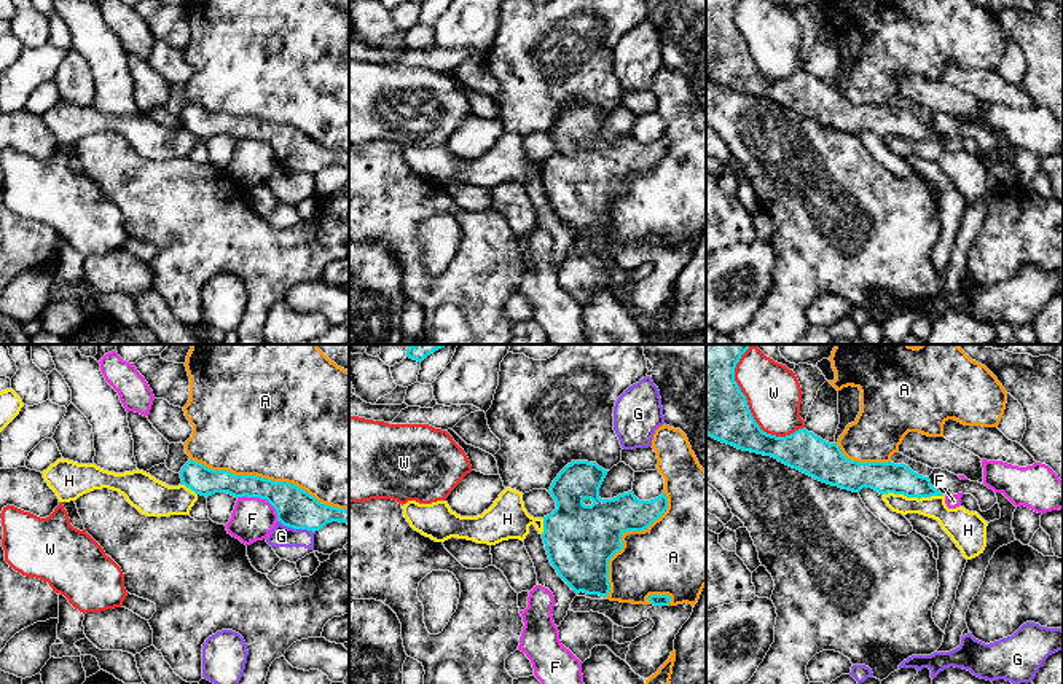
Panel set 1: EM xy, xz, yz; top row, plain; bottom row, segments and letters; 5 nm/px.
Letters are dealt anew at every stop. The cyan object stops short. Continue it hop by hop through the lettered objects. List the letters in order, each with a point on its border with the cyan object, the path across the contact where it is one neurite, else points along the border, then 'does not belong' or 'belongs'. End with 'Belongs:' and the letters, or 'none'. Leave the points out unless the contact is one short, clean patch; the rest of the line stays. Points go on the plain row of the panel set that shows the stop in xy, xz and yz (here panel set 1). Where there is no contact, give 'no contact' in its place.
A: meets cyan in xy at (270, 123); does not belong
F: meets cyan in xy at (262, 141); does not belong
G: meets cyan in xy at (297, 171); does not belong
H: meets cyan in yz at (913, 139); border along yz (883, 136), (902, 136), (918, 141), (944, 137); does not belong
W: meets cyan in yz at (751, 56); does not belong
Belongs: none

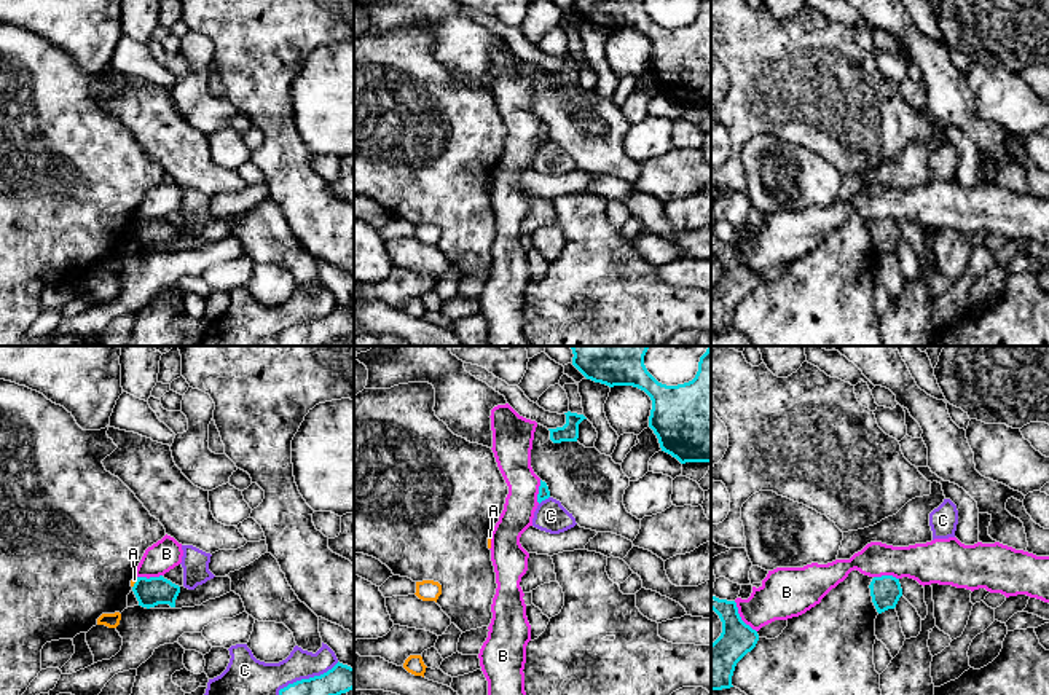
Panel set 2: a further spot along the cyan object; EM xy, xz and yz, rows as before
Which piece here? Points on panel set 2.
A: meets cyan in xy at (136, 225); border along xy (137, 220), (133, 230); does not belong
B: meets cyan in yz at (740, 260); does not belong
C: meets cyan in xy at (303, 322); does not belong
Belongs: none

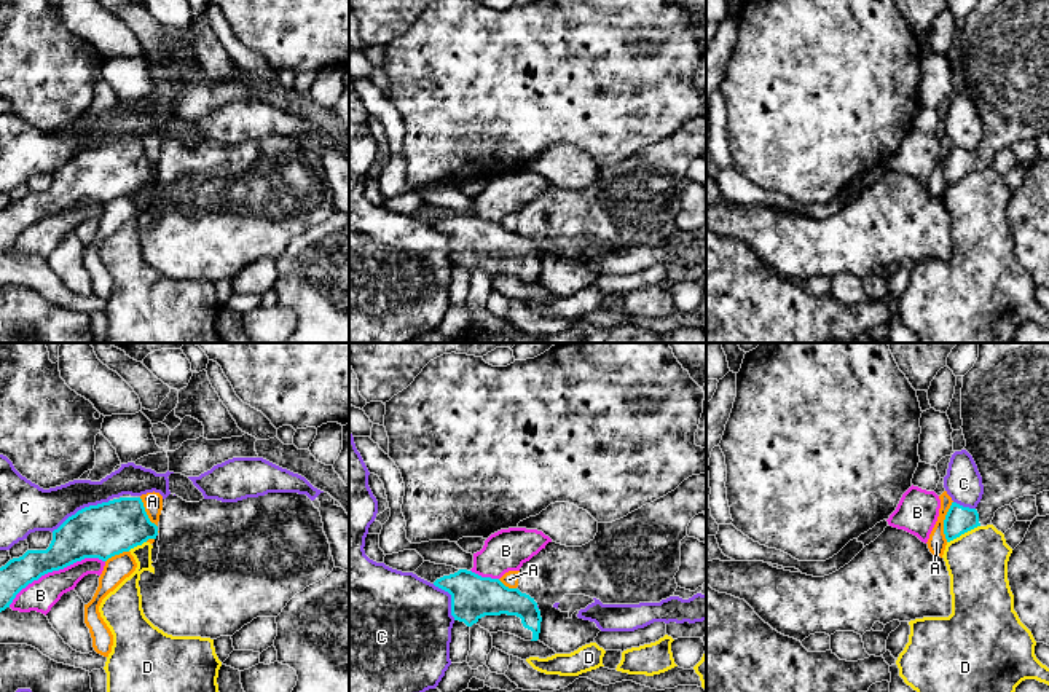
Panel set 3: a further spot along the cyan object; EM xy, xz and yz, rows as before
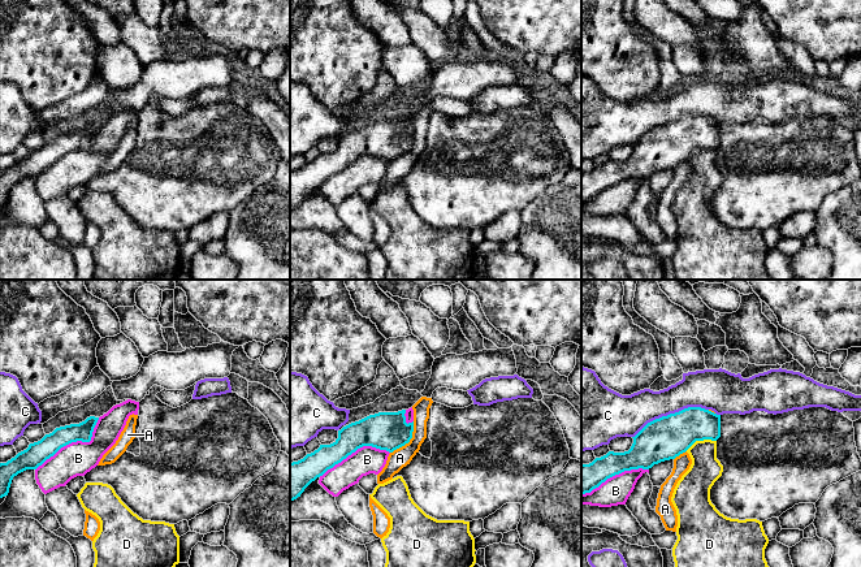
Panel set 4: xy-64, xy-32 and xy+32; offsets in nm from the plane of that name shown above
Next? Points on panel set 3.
A: meets cyan in yz at (944, 165); border along yz (952, 144), (944, 163), (946, 184); does not belong
B: meets cyan in xy at (55, 212); does not belong
C: meets cyan in xy at (82, 152); does not belong
D: meets cyan in yz at (963, 176); border along yz (979, 168), (947, 185); does not belong
Belongs: none

